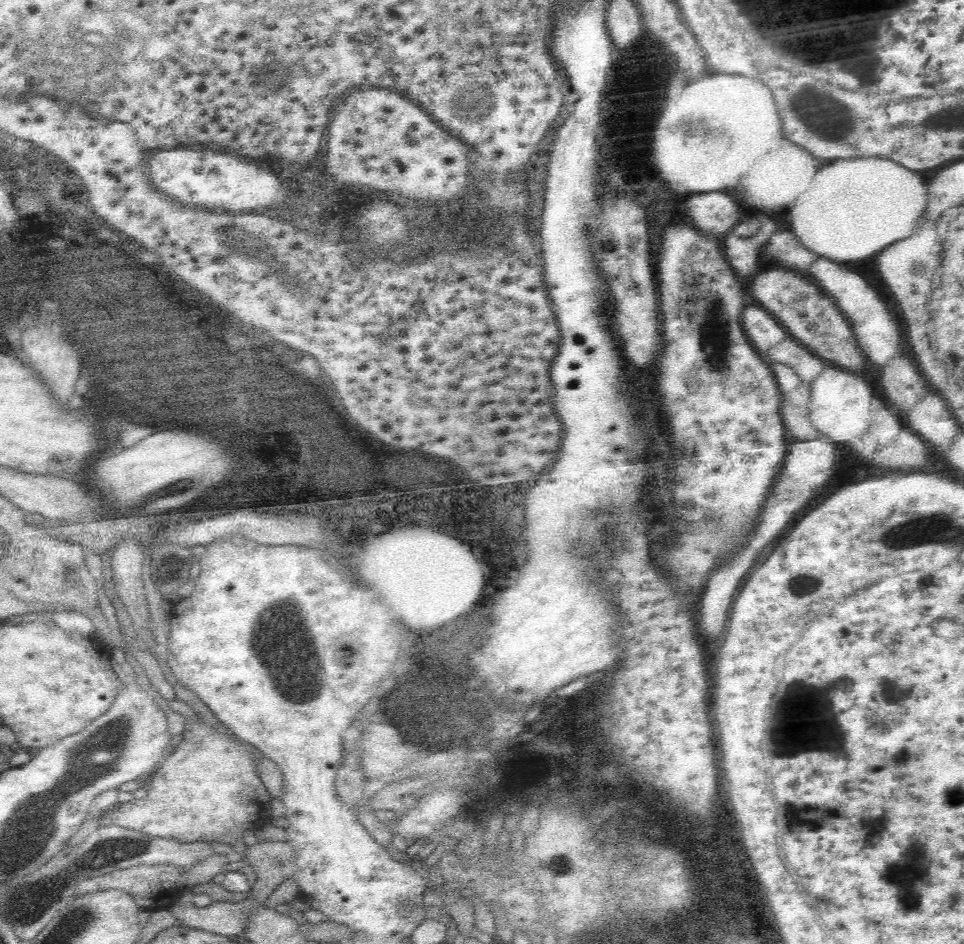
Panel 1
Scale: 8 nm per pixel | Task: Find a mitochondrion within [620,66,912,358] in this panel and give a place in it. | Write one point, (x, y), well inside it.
(836, 116)

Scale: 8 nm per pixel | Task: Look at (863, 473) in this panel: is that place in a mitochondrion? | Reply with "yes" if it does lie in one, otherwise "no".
no

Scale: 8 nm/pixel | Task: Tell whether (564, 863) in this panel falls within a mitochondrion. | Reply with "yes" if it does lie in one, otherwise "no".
yes

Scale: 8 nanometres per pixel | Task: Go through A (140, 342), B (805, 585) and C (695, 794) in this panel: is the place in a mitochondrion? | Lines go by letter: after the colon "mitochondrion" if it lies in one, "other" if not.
A: other
B: mitochondrion
C: mitochondrion

